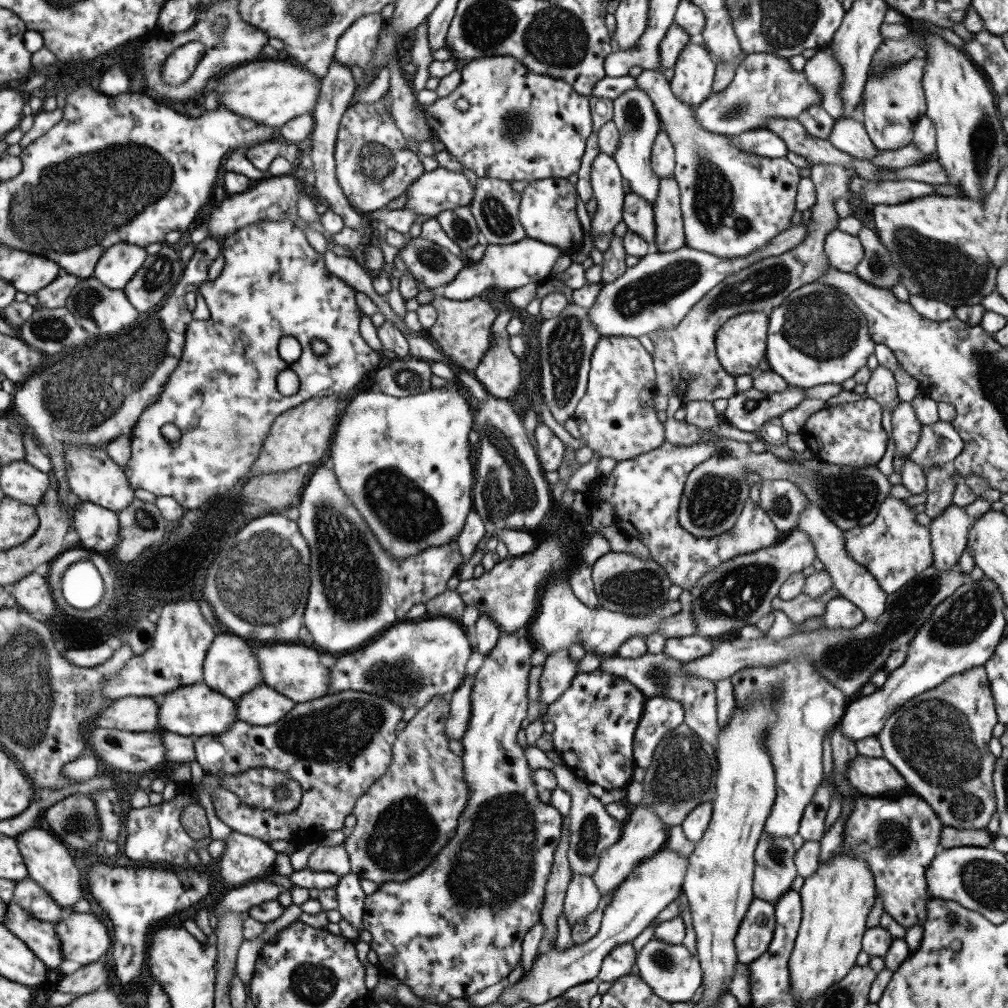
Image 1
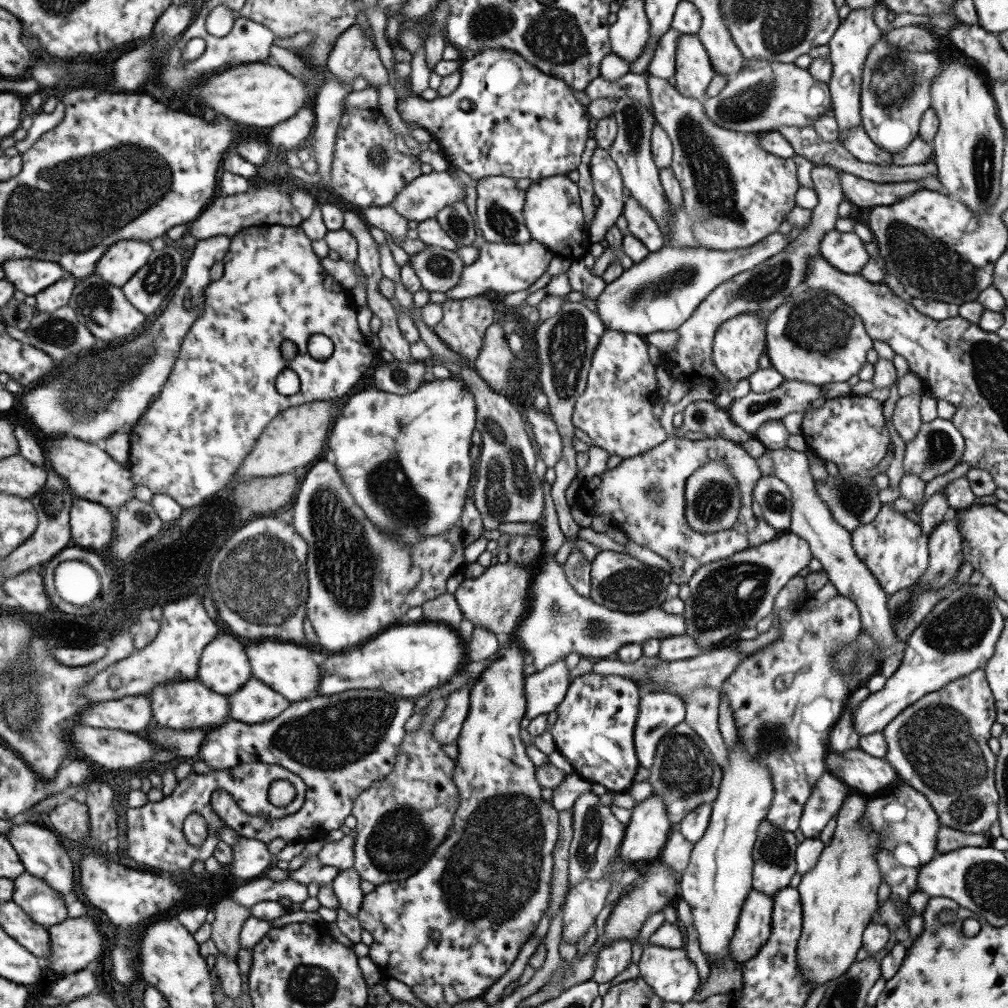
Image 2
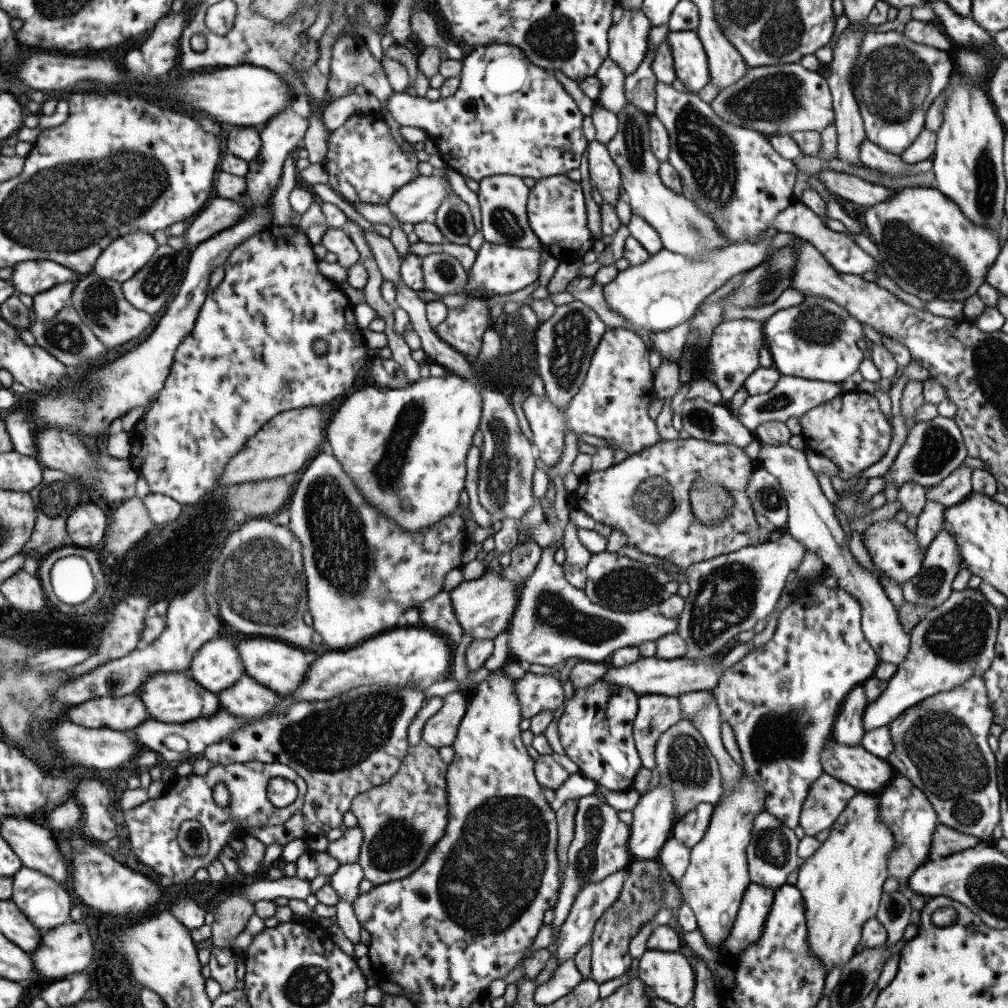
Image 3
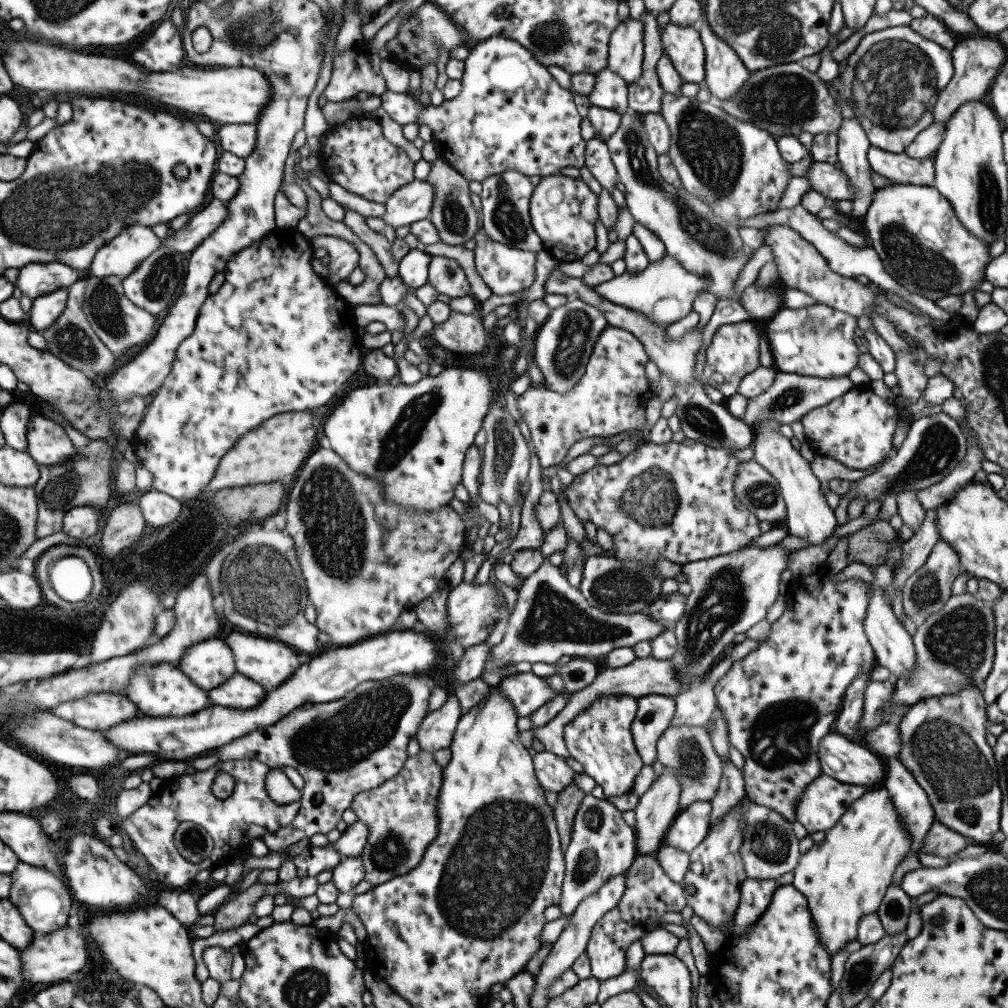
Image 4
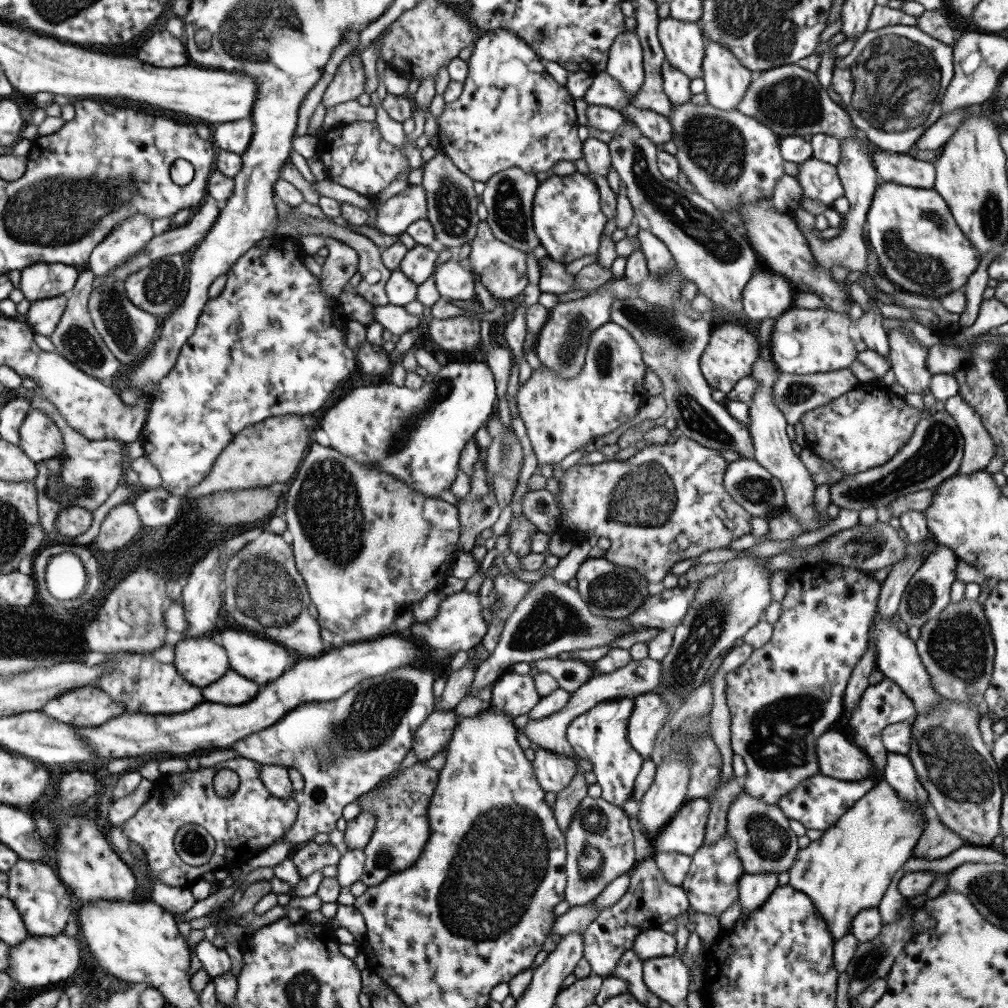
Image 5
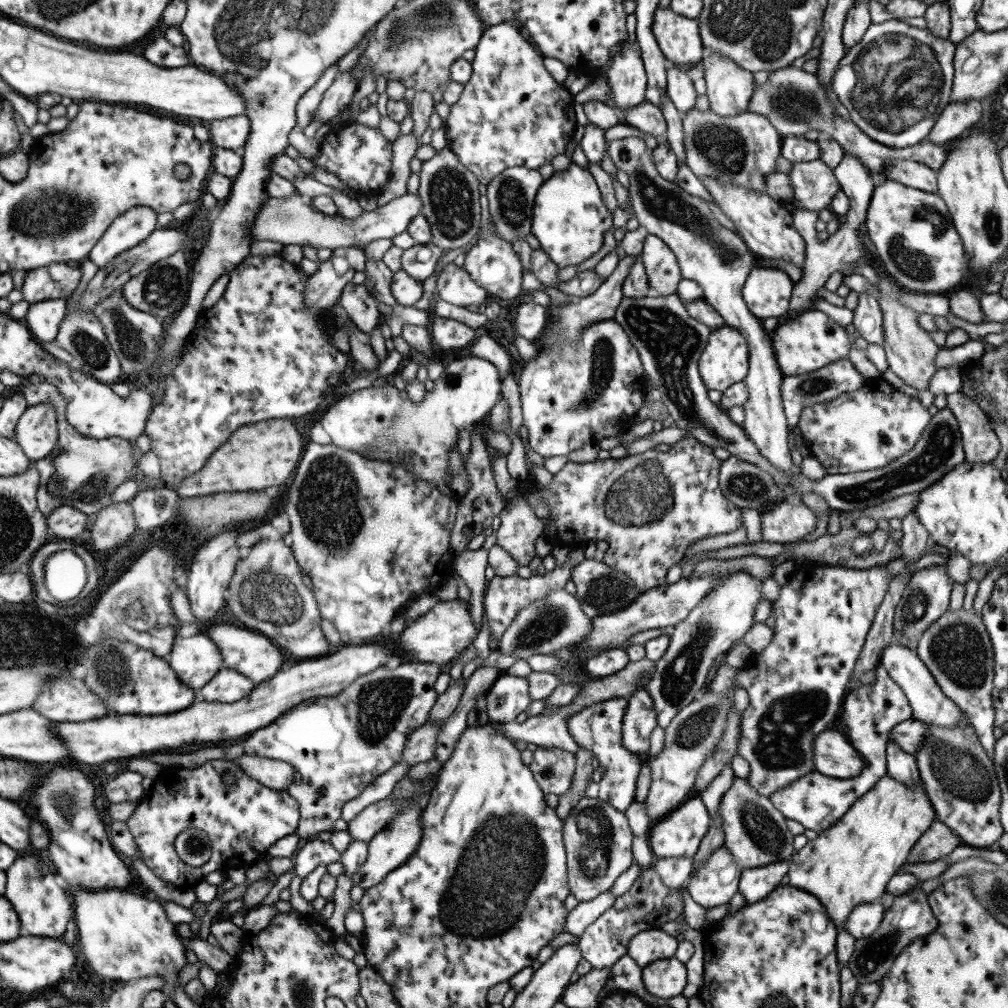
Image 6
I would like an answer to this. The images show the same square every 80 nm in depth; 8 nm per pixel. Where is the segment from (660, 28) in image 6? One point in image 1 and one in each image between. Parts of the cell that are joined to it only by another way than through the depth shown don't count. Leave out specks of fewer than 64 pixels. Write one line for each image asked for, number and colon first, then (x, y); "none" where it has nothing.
1: (691, 82)
2: (692, 69)
3: (689, 60)
4: (682, 45)
5: (682, 43)

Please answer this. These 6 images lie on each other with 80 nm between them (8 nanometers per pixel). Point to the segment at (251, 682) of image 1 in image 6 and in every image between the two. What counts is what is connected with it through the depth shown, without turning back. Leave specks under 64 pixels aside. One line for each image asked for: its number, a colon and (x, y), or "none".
2: (223, 668)
3: (215, 665)
4: (206, 664)
5: (200, 661)
6: (195, 660)

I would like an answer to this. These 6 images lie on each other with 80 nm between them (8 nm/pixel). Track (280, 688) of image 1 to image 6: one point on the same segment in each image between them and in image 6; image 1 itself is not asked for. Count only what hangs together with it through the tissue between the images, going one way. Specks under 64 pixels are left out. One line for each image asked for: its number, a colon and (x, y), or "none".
2: (290, 671)
3: (279, 668)
4: (267, 663)
5: (261, 662)
6: (248, 654)

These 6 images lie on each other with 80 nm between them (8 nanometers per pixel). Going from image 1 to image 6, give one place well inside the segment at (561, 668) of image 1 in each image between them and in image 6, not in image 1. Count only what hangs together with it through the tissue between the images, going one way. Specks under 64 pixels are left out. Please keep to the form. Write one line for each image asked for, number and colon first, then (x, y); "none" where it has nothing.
2: (543, 690)
3: (535, 693)
4: (526, 692)
5: (513, 694)
6: (507, 696)

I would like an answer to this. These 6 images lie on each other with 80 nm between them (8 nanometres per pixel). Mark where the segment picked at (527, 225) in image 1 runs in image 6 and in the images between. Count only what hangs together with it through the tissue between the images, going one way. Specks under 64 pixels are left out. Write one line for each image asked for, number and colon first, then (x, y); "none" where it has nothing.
2: (552, 214)
3: (555, 209)
4: (563, 211)
5: (567, 220)
6: (569, 216)

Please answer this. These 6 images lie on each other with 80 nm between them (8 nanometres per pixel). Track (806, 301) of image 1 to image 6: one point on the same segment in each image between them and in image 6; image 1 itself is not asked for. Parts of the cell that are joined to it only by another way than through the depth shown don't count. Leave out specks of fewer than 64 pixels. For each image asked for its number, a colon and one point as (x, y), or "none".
2: (813, 337)
3: (816, 340)
4: (816, 341)
5: (802, 341)
6: (807, 341)

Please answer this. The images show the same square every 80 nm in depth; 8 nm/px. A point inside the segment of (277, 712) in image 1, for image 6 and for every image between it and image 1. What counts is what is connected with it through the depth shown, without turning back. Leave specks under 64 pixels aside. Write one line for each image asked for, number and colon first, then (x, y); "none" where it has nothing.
2: (255, 702)
3: (245, 698)
4: (239, 692)
5: (232, 689)
6: (227, 686)

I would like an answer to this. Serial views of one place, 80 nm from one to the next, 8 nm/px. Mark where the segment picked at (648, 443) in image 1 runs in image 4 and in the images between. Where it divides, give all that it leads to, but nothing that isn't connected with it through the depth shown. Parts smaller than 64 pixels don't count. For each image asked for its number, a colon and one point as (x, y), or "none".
2: (614, 410)
3: (611, 403)
4: (609, 398)

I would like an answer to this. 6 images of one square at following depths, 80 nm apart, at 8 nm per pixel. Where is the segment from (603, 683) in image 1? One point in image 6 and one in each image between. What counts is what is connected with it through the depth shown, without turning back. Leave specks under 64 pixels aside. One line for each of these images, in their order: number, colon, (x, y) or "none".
2: (593, 729)
3: (595, 729)
4: (599, 737)
5: (599, 735)
6: (597, 728)

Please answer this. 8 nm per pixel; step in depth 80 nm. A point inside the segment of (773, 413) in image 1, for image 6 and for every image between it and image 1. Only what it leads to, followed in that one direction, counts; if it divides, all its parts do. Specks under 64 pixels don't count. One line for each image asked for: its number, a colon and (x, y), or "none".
2: (750, 411)
3: (791, 397)
4: (789, 396)
5: (793, 394)
6: (825, 383)

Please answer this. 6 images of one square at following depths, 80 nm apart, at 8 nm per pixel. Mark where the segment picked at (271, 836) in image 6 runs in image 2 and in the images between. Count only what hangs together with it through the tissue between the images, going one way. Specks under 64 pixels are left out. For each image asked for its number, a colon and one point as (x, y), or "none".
2: (153, 831)
3: (152, 826)
4: (247, 814)
5: (251, 818)

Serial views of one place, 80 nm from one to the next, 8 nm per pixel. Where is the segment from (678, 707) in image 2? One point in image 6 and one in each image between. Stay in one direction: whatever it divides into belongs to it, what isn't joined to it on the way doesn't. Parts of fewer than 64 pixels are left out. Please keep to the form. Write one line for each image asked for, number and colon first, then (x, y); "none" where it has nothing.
3: (655, 713)
4: (653, 712)
5: (648, 714)
6: (638, 720)

